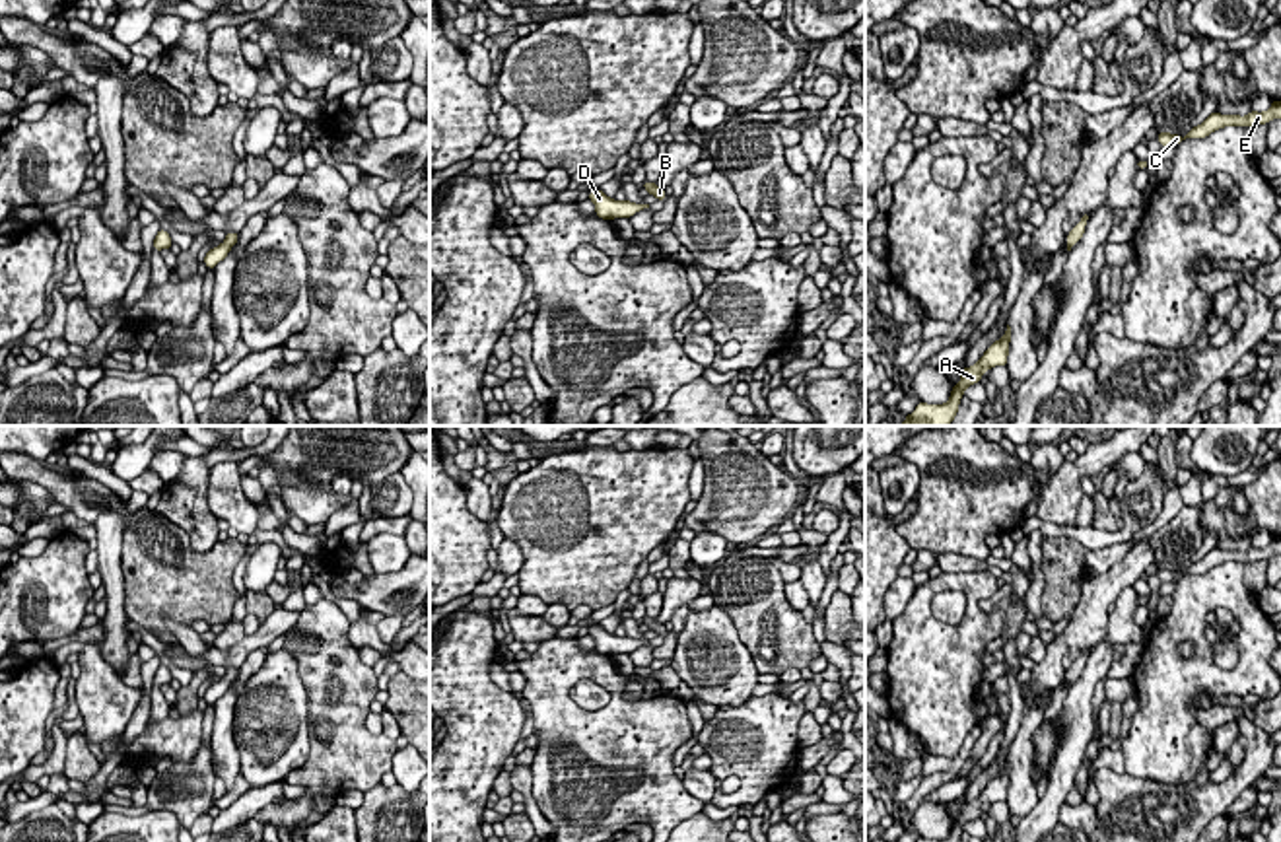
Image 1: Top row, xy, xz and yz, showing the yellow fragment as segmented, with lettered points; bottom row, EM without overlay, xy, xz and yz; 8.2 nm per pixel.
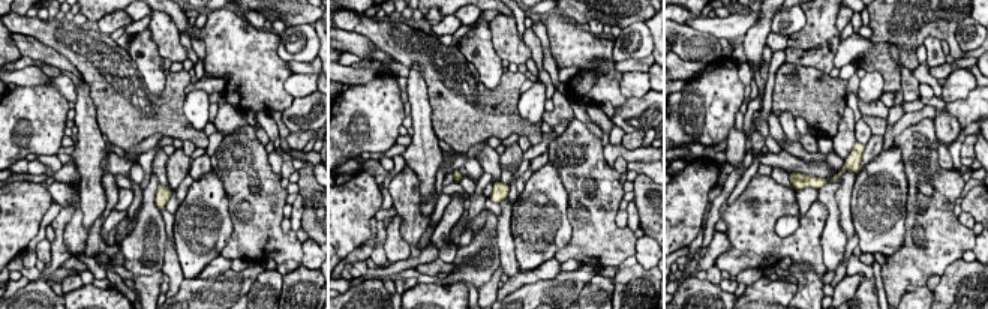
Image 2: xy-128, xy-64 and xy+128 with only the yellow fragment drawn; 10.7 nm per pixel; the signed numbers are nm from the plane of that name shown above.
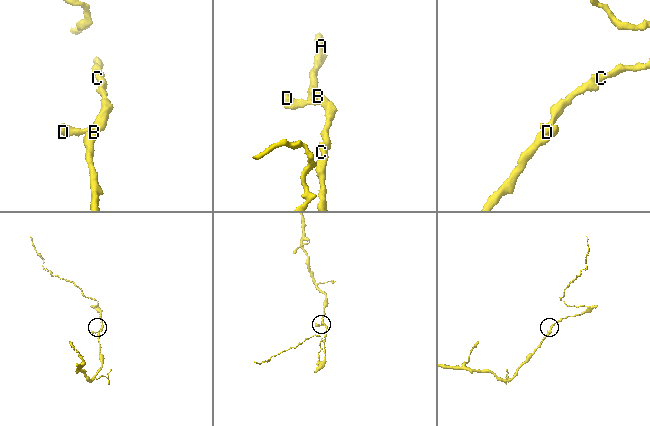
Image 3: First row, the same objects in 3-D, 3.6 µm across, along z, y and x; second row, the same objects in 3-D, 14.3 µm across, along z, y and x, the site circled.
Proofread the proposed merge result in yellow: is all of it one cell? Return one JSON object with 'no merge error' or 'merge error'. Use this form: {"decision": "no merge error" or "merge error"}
{"decision": "no merge error"}

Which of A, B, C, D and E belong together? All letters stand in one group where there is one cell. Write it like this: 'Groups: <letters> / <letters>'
Groups: A B C D E

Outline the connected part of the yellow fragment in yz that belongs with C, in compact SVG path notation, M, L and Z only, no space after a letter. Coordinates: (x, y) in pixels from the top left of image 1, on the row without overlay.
M1271 537L1271 543L1267 544L1267 546L1264 546L1264 548L1258 548L1258 546L1250 546L1246 552L1240 552L1240 550L1221 550L1221 548L1211 548L1201 560L1197 560L1197 562L1194 562L1184 574L1180 572L1180 570L1170 570L1170 568L1159 568L1159 578L1162 579L1162 583L1166 583L1166 581L1178 581L1182 576L1186 576L1186 574L1205 574L1205 572L1209 572L1211 568L1215 568L1215 566L1219 566L1219 564L1225 564L1225 562L1230 562L1230 560L1234 560L1234 562L1242 562L1242 564L1246 564L1246 562L1254 562L1254 560L1267 560L1269 556L1273 556L1273 554L1281 554L1281 537Z

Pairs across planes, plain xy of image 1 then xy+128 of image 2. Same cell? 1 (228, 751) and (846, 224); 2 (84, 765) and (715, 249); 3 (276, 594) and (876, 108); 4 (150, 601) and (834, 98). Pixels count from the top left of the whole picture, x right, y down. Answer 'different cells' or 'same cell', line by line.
1: same cell
2: same cell
3: same cell
4: same cell

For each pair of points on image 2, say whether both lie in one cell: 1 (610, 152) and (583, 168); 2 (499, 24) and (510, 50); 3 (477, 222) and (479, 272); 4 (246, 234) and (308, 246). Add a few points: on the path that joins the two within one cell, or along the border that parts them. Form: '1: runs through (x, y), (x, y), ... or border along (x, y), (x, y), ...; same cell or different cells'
1: border along (603, 146), (603, 158), (612, 168); different cells
2: runs through (504, 30), (507, 44); same cell
3: border along (486, 209), (486, 222), (473, 236); different cells
4: border along (300, 243), (303, 264); different cells

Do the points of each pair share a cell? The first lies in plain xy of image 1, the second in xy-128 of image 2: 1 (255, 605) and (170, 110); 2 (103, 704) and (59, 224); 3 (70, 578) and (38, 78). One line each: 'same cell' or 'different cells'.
1: same cell
2: different cells
3: different cells

